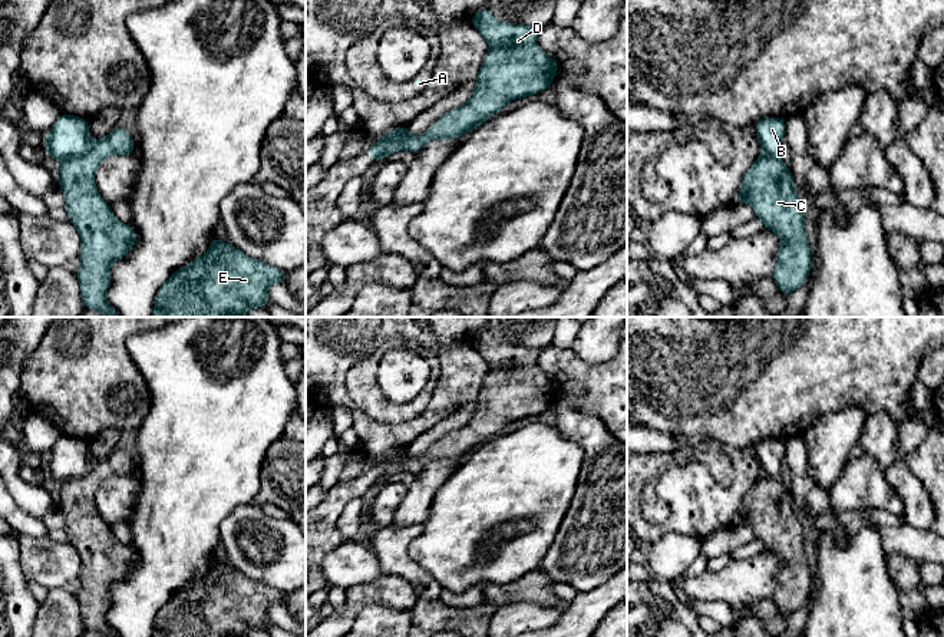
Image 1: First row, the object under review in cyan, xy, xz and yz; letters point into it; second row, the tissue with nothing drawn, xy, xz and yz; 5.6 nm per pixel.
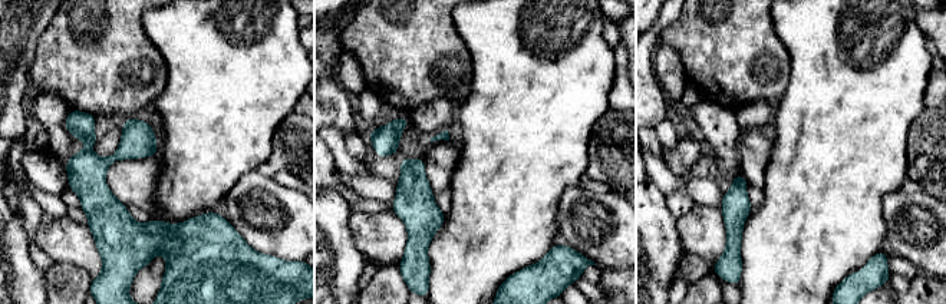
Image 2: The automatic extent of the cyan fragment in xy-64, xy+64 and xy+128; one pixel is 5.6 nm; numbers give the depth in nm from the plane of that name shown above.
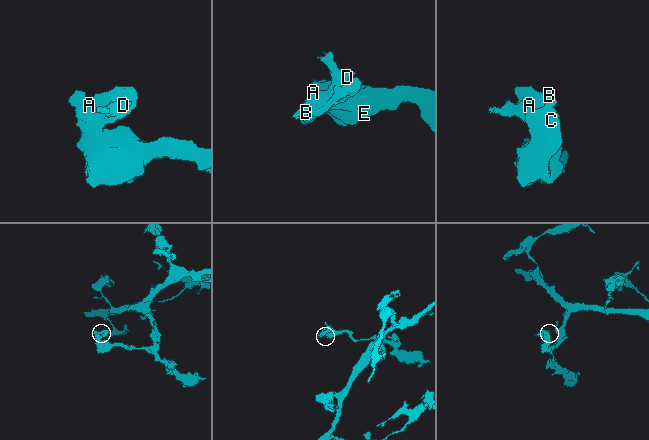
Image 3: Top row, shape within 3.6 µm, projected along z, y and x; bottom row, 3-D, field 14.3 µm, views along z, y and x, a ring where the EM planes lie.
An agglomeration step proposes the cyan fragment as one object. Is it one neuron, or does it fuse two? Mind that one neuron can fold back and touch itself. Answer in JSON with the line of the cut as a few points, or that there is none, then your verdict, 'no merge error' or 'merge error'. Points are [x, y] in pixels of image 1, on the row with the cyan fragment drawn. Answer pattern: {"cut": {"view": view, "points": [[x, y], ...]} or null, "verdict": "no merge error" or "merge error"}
{"cut": {"view": "xy", "points": [[92, 145], [86, 152], [63, 161]]}, "verdict": "merge error"}

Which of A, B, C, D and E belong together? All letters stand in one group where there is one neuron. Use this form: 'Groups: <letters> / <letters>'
Groups: A C D E / B

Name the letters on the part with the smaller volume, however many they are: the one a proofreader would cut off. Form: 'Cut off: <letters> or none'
Cut off: B

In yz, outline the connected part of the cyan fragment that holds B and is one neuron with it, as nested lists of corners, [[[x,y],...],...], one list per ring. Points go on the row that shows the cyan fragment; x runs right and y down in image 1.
[[[768,116],[755,123],[756,138],[768,156],[782,159],[780,143],[785,138],[785,119]]]

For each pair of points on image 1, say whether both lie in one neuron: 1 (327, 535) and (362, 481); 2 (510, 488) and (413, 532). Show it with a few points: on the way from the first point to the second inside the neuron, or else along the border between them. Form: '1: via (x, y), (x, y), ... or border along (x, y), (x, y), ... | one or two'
1: via (327, 521), (327, 512), (347, 492) | one
2: border along (422, 524), (422, 531), (408, 550), (413, 561) | two

